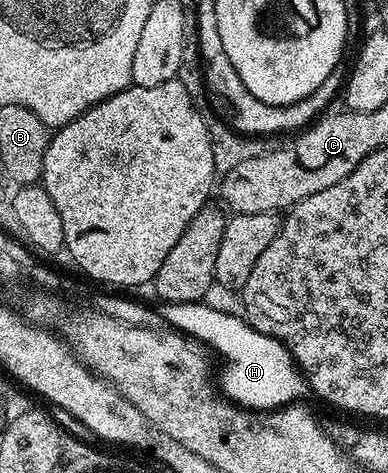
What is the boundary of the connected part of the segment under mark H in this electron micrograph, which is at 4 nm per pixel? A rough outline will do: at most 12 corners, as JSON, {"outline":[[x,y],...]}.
{"outline":[[166,303],[170,326],[228,361],[223,396],[250,411],[295,402],[304,380],[280,341],[239,314]]}

